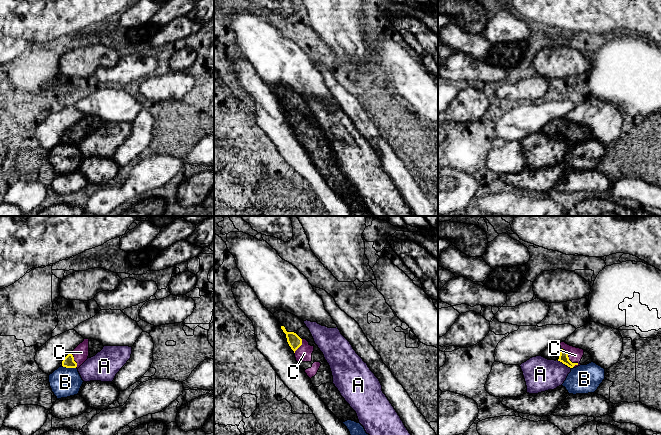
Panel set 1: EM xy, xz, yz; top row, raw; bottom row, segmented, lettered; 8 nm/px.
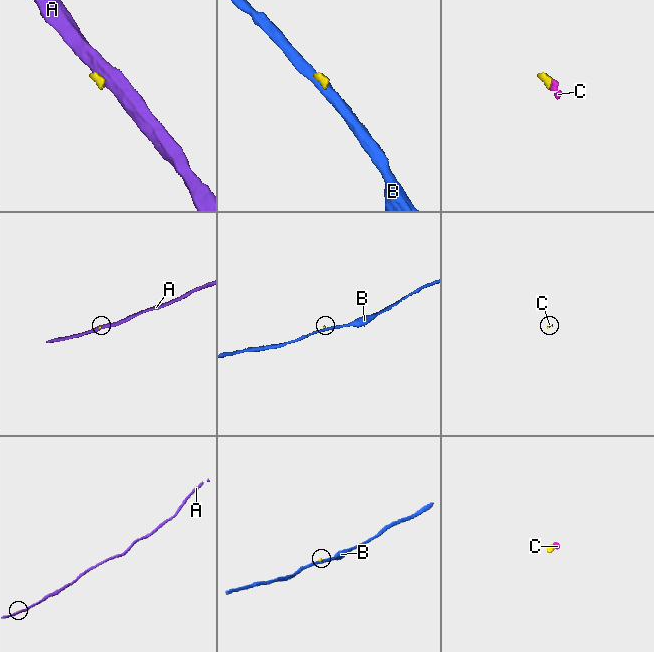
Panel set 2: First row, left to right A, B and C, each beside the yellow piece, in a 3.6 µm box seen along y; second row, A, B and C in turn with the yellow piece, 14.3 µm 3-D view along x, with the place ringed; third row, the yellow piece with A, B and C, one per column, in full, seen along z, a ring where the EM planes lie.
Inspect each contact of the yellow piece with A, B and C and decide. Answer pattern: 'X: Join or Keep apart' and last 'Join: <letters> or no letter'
A: Keep apart
B: Keep apart
C: Join
Join: C

